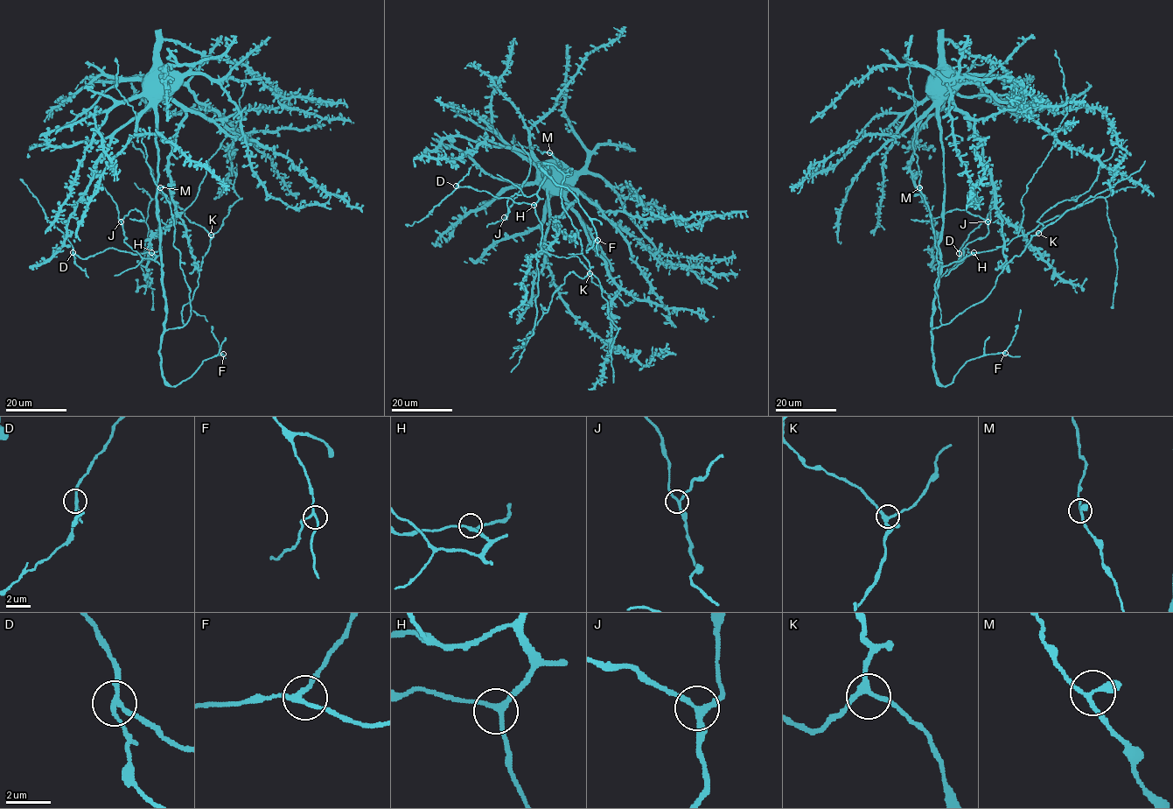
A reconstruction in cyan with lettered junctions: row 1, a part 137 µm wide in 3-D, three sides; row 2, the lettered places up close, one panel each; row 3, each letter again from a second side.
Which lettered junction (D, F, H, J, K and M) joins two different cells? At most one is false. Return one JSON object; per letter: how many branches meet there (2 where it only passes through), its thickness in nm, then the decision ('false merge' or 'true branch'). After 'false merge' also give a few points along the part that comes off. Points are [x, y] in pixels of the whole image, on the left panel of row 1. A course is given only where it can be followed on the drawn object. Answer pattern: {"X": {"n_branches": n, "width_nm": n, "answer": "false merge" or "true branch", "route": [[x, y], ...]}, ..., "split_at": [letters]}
{"D": {"n_branches": 3, "width_nm": 180, "answer": "false merge", "route": [[73, 253], [74, 263], [87, 277]]}, "F": {"n_branches": 3, "width_nm": 180, "answer": "true branch"}, "H": {"n_branches": 3, "width_nm": 200, "answer": "true branch"}, "J": {"n_branches": 3, "width_nm": 220, "answer": "true branch"}, "K": {"n_branches": 3, "width_nm": 240, "answer": "true branch"}, "M": {"n_branches": 3, "width_nm": 200, "answer": "true branch"}, "split_at": ["D"]}

